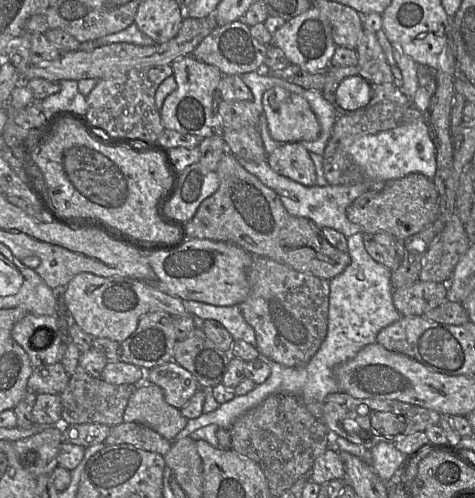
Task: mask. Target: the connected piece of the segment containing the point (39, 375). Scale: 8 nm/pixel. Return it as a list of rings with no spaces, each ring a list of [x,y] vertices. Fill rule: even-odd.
[[[61,362],[33,368],[27,381],[28,391],[37,394],[60,395],[68,385],[70,376]]]

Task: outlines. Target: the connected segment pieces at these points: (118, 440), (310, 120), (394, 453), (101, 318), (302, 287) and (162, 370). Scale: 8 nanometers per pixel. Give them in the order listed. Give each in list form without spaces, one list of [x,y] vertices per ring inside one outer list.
[[[122,422],[111,427],[104,444],[131,444],[139,449],[166,455],[172,446],[172,441],[139,423]]]
[[[275,86],[263,94],[263,112],[270,136],[279,143],[314,141],[321,125],[306,99]]]
[[[379,442],[370,451],[370,464],[385,482],[392,478],[399,469],[400,475],[404,472],[407,459],[405,454],[399,451],[395,444]]]
[[[77,274],[63,288],[63,298],[70,322],[76,323],[93,338],[108,338],[118,342],[131,336],[140,318],[147,313],[163,311],[172,317],[187,313],[180,298],[164,293],[155,284],[125,277]]]
[[[253,256],[248,280],[250,292],[238,306],[245,321],[255,331],[259,352],[286,367],[306,365],[327,335],[329,280],[261,256]]]
[[[173,360],[150,369],[149,381],[159,386],[165,401],[178,410],[200,389],[195,377]]]

